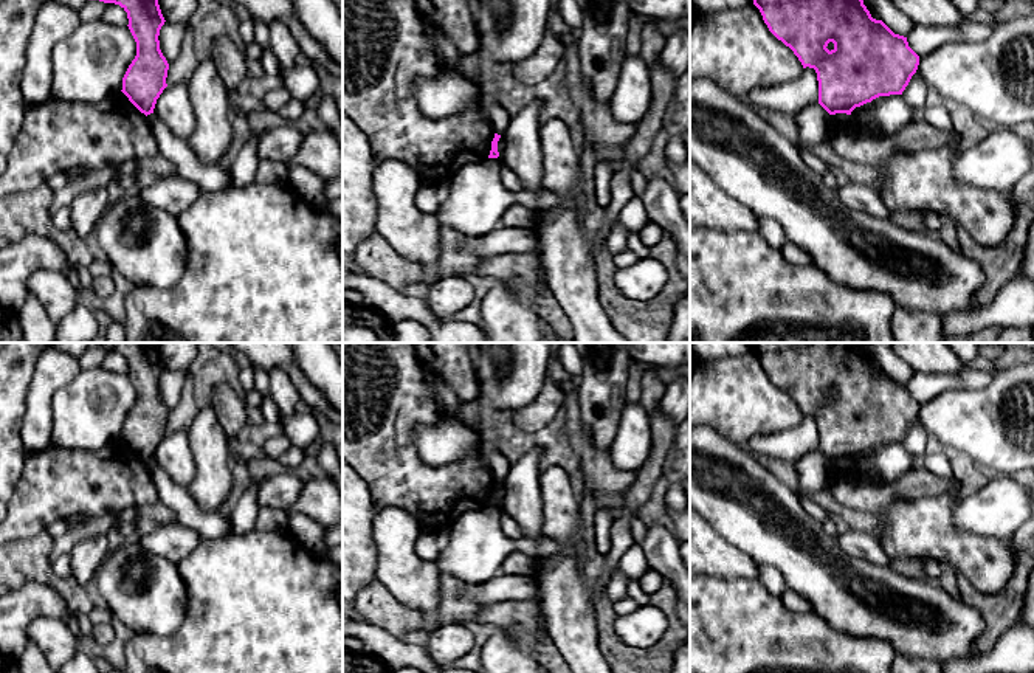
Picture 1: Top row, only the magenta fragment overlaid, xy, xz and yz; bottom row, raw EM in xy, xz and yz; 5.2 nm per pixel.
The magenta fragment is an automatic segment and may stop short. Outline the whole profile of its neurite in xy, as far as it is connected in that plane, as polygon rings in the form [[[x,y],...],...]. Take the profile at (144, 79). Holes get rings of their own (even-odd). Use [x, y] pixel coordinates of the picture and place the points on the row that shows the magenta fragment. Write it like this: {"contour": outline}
{"contour": [[[99,0],[119,5],[129,19],[136,42],[136,56],[122,78],[122,93],[146,116],[153,113],[157,99],[167,87],[169,64],[160,50],[160,29],[164,25],[158,0]]]}

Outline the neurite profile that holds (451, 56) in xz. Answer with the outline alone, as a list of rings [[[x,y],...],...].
[[[423,23],[423,28],[425,28],[428,36],[433,36],[436,39],[437,45],[440,47],[445,64],[450,68],[456,70],[456,65],[459,64],[459,60],[462,57],[465,57],[465,54],[460,53],[454,47],[454,43],[450,40],[450,37],[442,29],[439,29],[439,28],[436,28],[436,26],[429,25],[429,23]]]

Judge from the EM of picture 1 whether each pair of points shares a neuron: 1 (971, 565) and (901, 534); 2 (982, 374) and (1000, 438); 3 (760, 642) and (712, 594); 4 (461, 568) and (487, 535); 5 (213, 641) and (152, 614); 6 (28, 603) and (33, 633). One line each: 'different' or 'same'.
1: same
2: different
3: same
4: same
5: different
6: different

